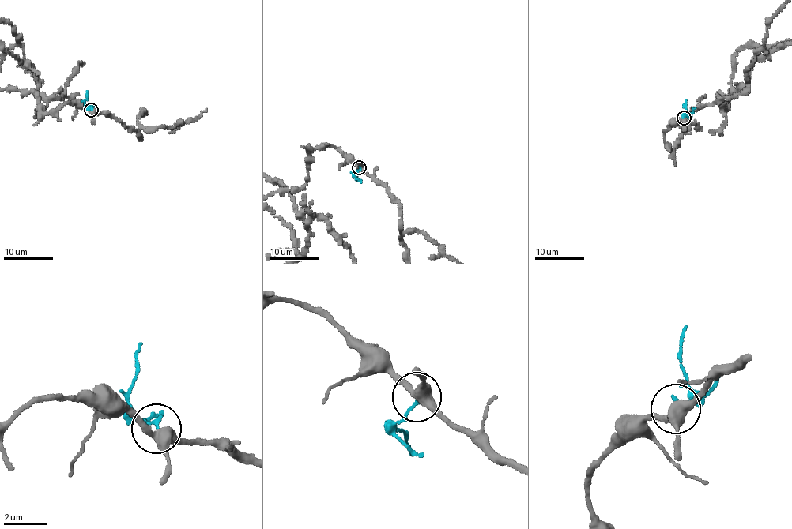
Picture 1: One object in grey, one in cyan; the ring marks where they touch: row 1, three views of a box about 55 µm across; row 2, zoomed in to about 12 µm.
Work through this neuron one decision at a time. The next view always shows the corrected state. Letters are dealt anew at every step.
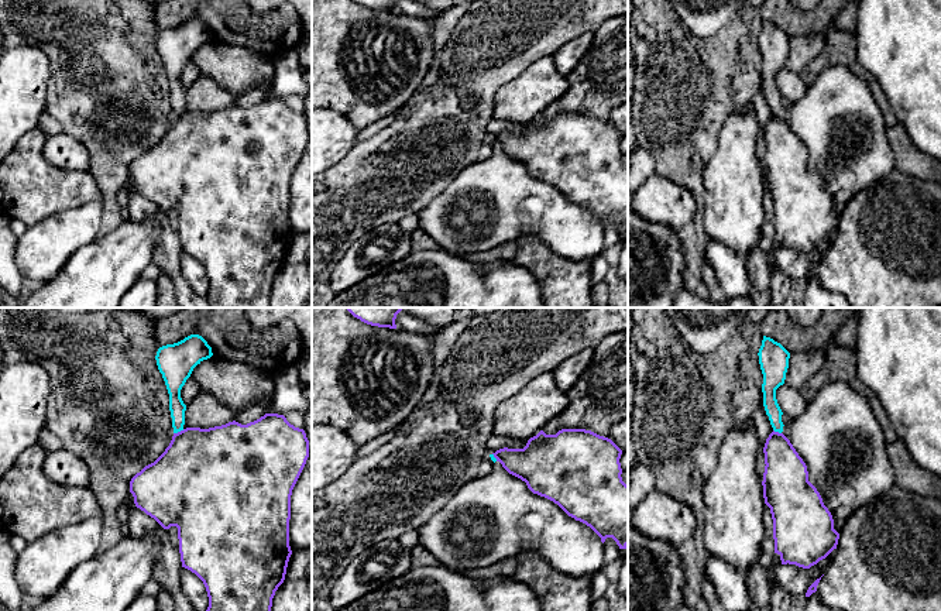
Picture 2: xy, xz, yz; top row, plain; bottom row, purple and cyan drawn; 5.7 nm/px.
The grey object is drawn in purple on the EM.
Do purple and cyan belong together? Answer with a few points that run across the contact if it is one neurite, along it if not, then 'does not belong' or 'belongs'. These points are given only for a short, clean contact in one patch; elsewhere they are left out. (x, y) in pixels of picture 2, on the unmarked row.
line xy (184, 113), (174, 117); does not belong

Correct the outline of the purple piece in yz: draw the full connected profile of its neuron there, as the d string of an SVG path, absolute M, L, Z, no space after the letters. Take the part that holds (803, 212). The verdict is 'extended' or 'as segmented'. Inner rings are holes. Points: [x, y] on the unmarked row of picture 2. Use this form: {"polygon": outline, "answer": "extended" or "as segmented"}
{"polygon": "M773 114L766 123L763 137L763 182L773 203L775 237L780 240L782 248L810 253L837 233L839 217L834 213L832 199L808 165L806 147L783 117Z", "answer": "as segmented"}

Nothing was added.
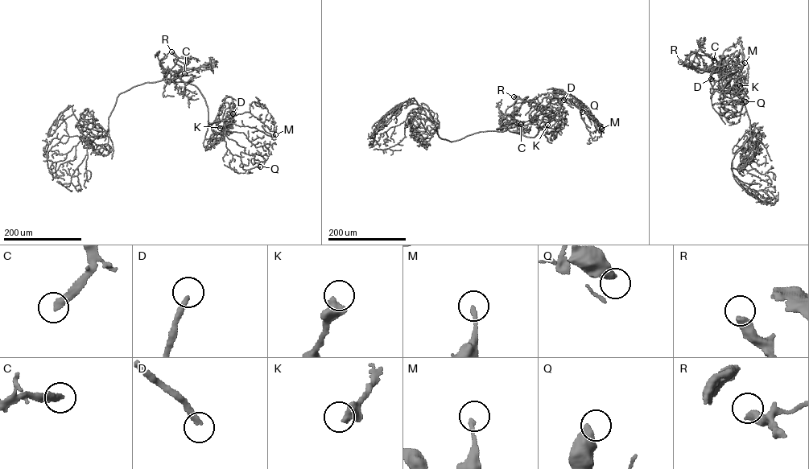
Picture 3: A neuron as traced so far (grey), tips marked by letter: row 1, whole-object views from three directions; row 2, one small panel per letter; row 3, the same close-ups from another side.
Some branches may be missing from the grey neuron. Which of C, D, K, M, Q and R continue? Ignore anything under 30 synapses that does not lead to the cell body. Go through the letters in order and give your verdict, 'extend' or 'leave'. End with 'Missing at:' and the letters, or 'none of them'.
C: extend
D: extend
K: leave
M: leave
Q: leave
R: extend
Missing at: C, D, R

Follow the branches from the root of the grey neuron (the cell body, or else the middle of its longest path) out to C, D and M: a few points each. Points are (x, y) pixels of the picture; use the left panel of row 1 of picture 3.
C: (163, 80), (167, 79), (171, 82), (175, 74), (184, 73)
D: (163, 80), (195, 85), (204, 99), (209, 123), (227, 120), (233, 113)
M: (163, 80), (195, 85), (204, 99), (209, 123), (221, 120), (224, 125), (254, 127), (267, 135), (275, 134)

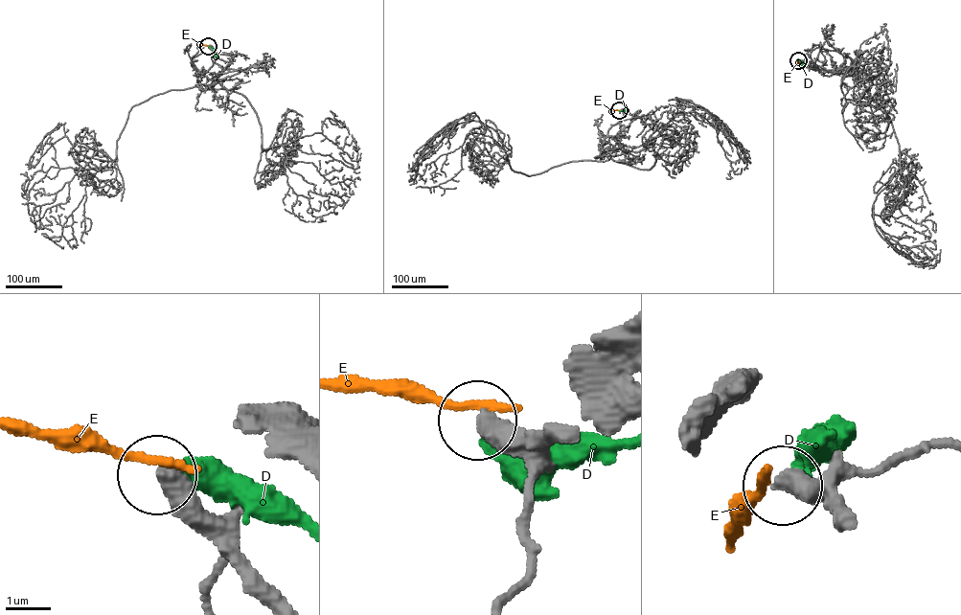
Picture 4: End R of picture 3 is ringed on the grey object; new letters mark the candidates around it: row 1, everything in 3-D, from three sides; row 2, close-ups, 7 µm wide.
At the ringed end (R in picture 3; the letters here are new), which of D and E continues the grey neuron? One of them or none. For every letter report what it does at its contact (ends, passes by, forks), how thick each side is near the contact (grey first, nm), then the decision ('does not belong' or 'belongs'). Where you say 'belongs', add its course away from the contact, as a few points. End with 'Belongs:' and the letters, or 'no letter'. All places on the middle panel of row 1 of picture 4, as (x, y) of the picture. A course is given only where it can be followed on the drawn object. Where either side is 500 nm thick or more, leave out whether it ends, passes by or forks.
D: 550 nm thick on the grey side, 550 nm on the other; does not belong
E: it ends there; 480 nm thick on the grey side, 220 nm on the other; does not belong
Belongs: no letter

